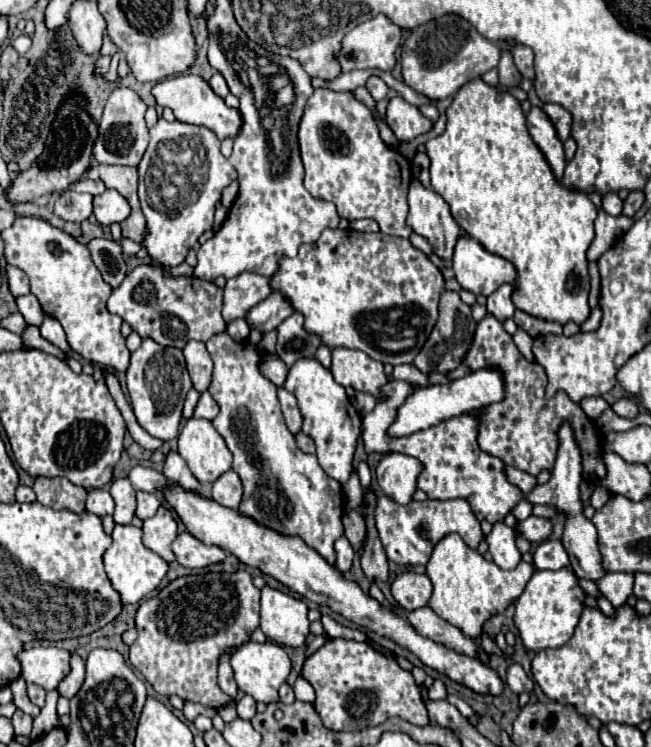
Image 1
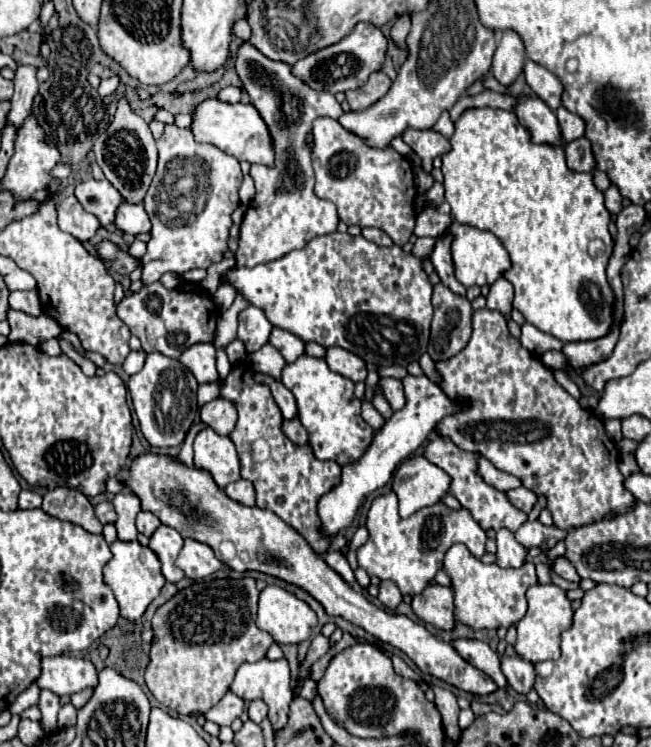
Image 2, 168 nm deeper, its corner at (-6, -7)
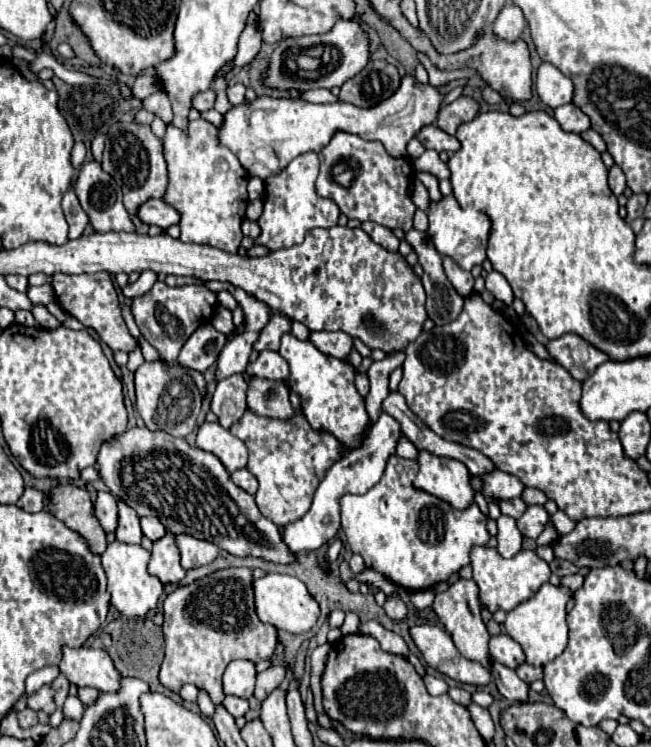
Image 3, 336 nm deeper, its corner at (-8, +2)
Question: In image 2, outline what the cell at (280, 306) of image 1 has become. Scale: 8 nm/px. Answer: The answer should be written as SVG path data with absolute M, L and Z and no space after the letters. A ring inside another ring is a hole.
M247 305L239 313L237 339L243 341L247 353L253 353L253 351L261 349L267 343L271 329L273 329L271 321L267 321L265 313L261 309L255 309L255 305Z

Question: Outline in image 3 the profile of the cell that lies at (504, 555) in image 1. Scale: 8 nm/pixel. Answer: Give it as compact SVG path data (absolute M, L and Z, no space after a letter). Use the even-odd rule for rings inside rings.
M499 516L497 520L497 528L499 528L499 534L497 534L497 552L503 556L503 558L513 558L515 554L521 552L521 532L517 530L515 526L515 520L511 516Z

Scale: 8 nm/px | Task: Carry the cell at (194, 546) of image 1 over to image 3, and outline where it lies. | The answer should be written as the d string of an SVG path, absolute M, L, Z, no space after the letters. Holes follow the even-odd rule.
M189 534L177 536L177 546L181 550L181 566L185 570L205 566L205 564L213 562L219 554L219 548L213 542L199 540L199 538L193 538Z

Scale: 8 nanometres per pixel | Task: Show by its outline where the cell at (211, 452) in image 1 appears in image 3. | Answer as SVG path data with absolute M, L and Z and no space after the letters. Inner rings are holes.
M205 422L197 430L197 448L215 454L227 472L235 472L247 466L247 448L245 444L233 436L229 430L221 428L217 422Z

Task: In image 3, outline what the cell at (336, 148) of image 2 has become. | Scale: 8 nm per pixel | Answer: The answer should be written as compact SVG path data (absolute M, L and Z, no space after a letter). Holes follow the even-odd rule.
M335 132L331 142L319 152L321 172L317 178L317 194L337 202L339 210L347 218L361 222L371 220L391 230L411 230L415 204L409 196L413 180L413 166L409 158L393 158L385 152L381 142L363 140L357 134Z

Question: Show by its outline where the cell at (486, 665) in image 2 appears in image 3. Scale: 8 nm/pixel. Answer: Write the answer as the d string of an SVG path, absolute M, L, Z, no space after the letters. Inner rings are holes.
M493 662L491 674L495 678L495 684L497 684L501 696L505 696L509 702L523 702L527 698L529 686L515 674L515 670Z

